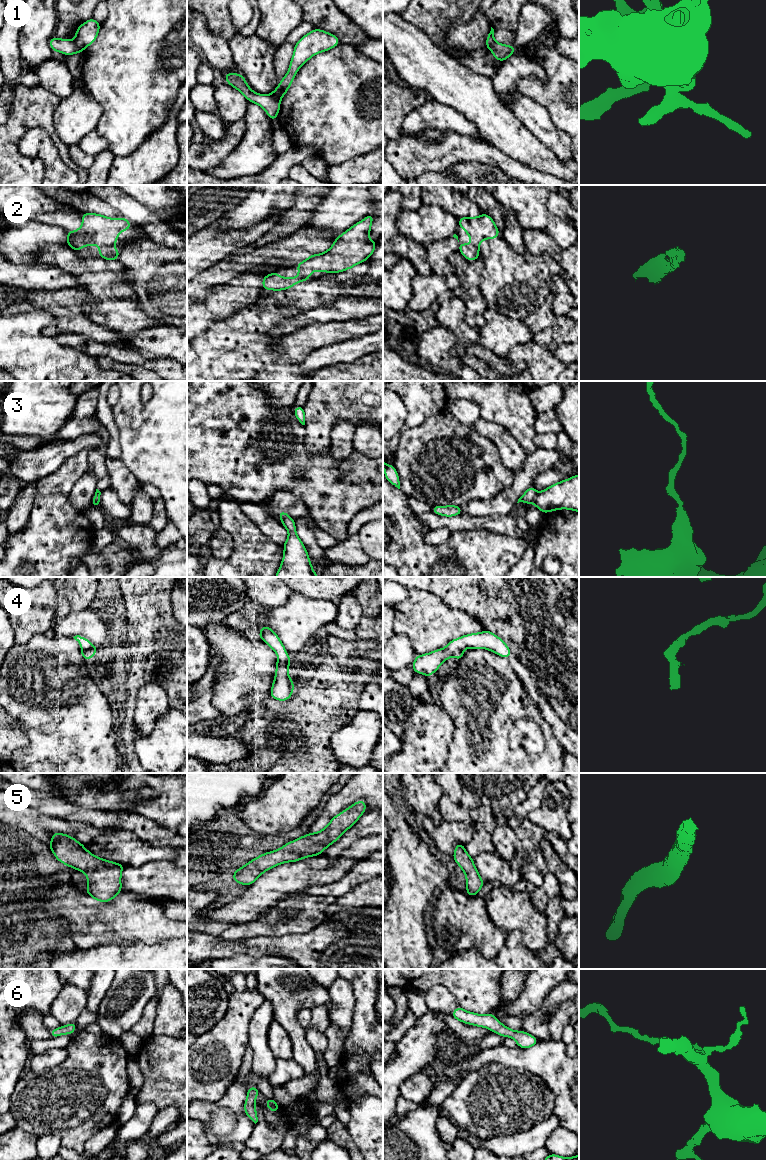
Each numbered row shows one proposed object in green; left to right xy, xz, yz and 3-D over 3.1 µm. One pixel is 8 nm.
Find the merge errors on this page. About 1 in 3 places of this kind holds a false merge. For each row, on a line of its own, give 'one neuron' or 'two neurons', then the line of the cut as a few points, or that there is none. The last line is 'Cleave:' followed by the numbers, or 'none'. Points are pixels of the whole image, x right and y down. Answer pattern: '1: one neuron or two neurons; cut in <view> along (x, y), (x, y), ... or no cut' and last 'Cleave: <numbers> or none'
1: two neurons; cut in xy along (73, 41), (82, 51)
2: one neuron; no cut
3: two neurons; cut in yz along (537, 494), (533, 502)
4: one neuron; no cut
5: one neuron; no cut
6: one neuron; no cut
Cleave: 1, 3

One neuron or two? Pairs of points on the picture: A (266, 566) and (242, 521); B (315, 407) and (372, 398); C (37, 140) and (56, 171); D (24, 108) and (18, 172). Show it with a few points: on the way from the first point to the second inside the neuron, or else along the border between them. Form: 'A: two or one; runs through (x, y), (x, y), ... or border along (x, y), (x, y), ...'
A: one; runs through (258, 555), (252, 549), (244, 532)
B: one; runs through (328, 399), (332, 399), (335, 396), (357, 396)
C: one; runs through (43, 148), (53, 163)
D: one; runs through (17, 124), (12, 131), (12, 156)

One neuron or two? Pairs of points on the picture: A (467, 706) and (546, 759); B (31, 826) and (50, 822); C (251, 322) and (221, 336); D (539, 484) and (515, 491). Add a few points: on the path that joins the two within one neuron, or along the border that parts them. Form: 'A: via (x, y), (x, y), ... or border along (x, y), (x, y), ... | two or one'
A: via (484, 726), (518, 760), (526, 760) | one
B: via (36, 826), (45, 825) | one
C: via (244, 329), (228, 335) | one
D: border along (550, 468), (542, 471), (532, 484) | two

